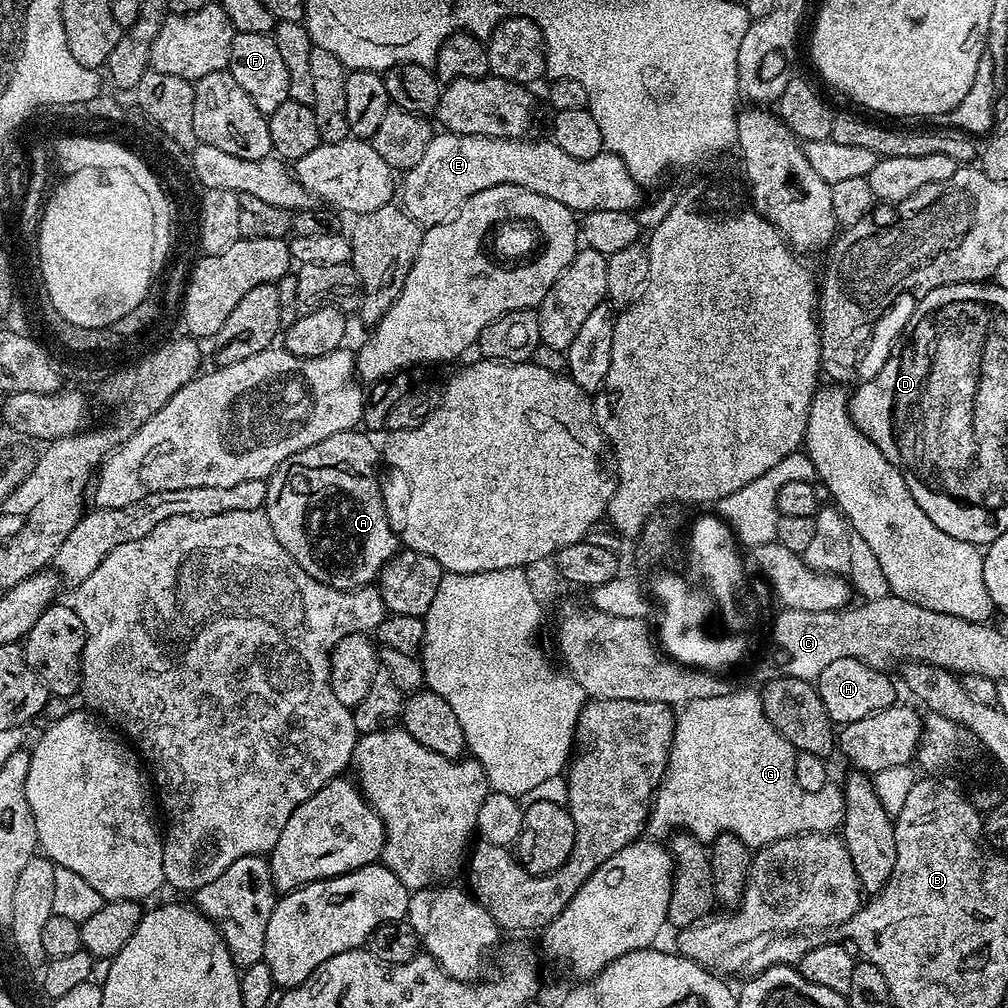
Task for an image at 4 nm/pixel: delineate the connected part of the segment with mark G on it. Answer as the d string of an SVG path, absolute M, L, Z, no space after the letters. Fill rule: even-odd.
M737 687L730 694L698 698L683 705L676 718L672 746L668 749L668 769L652 797L647 831L653 837L666 838L679 830L701 842L710 842L729 832L750 846L763 846L804 832L835 833L844 822L844 793L832 782L822 790L802 790L794 778L796 754L790 742L770 726L770 718L766 718L762 710L759 691Z

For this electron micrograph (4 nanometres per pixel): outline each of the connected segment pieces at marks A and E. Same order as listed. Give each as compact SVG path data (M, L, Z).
M364 430L330 434L330 438L322 438L322 442L314 442L314 446L306 446L306 450L298 450L298 454L286 458L267 479L263 511L270 518L270 526L274 526L274 538L282 542L290 558L294 558L310 578L318 578L318 582L326 586L347 592L351 588L369 587L398 551L398 536L392 533L384 492L376 481L376 467L382 464L382 452L371 439L375 440Z
M441 131L433 135L430 146L426 146L426 154L422 159L403 173L402 192L404 188L404 200L402 207L421 226L440 224L449 216L460 211L474 194L482 190L490 190L490 186L502 186L513 184L522 186L526 190L534 190L534 194L542 194L546 198L554 198L554 202L562 202L562 206L571 208L577 214L593 212L594 210L622 210L632 212L639 209L642 204L640 200L641 185L630 174L630 170L612 152L607 150L599 152L594 158L583 160L572 158L566 154L551 139L532 140L533 138L521 138L518 140L503 140L493 136L461 136L458 132Z

